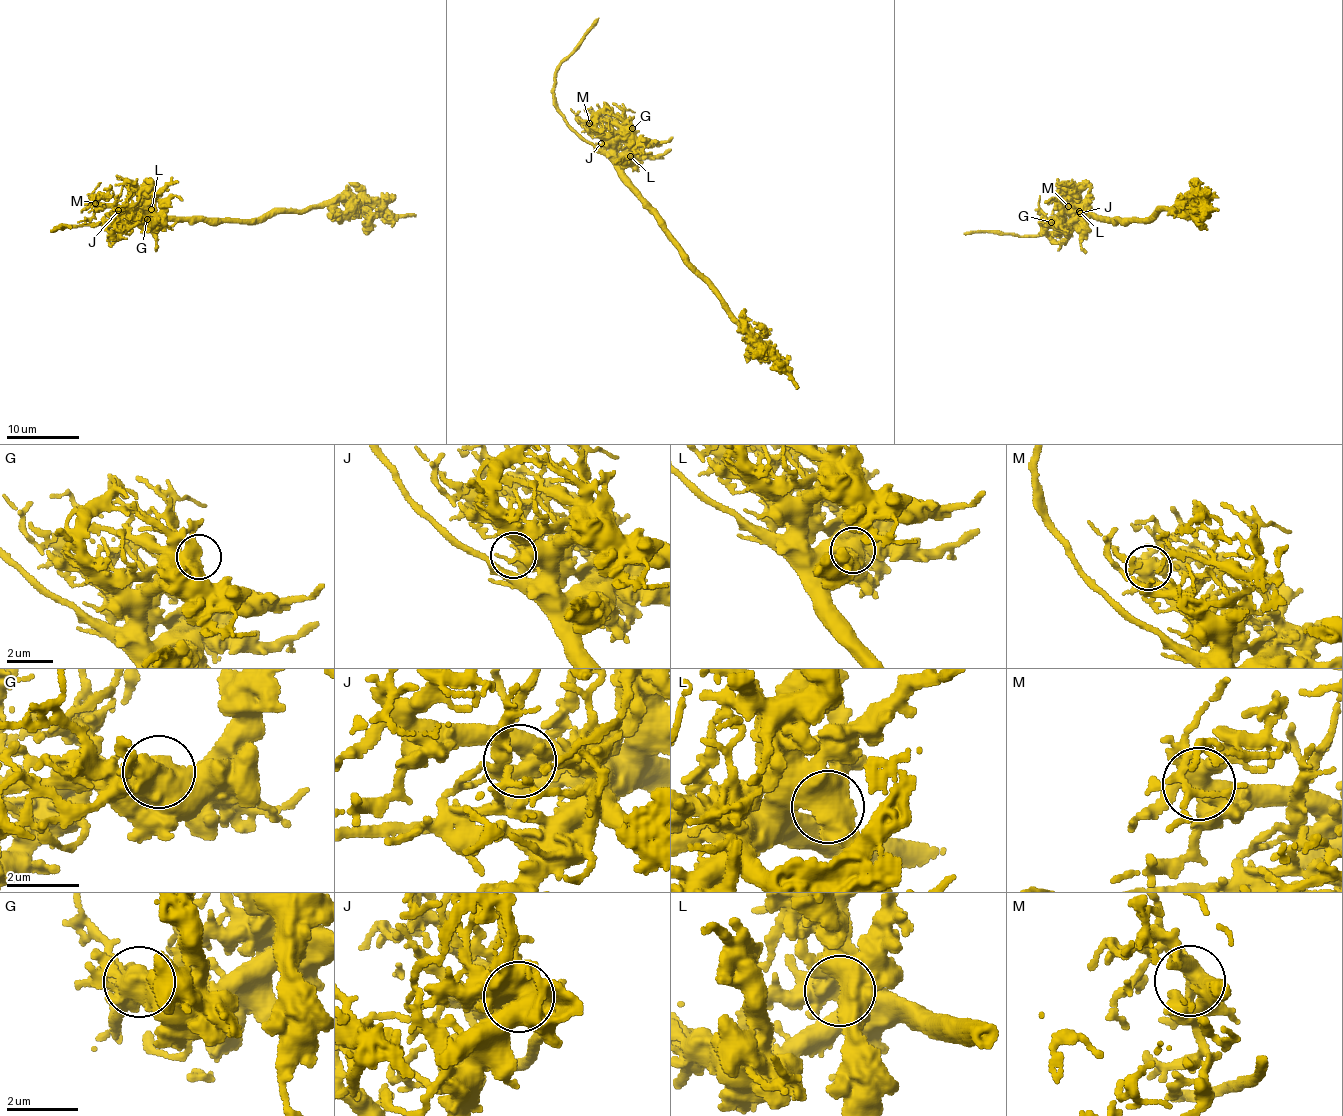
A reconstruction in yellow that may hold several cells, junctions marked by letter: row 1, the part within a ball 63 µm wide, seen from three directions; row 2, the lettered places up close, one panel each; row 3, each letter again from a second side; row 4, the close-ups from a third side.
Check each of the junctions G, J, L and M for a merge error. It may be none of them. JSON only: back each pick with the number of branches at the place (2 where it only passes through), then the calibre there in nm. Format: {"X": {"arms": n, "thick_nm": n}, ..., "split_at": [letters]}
{"split_at": []}

